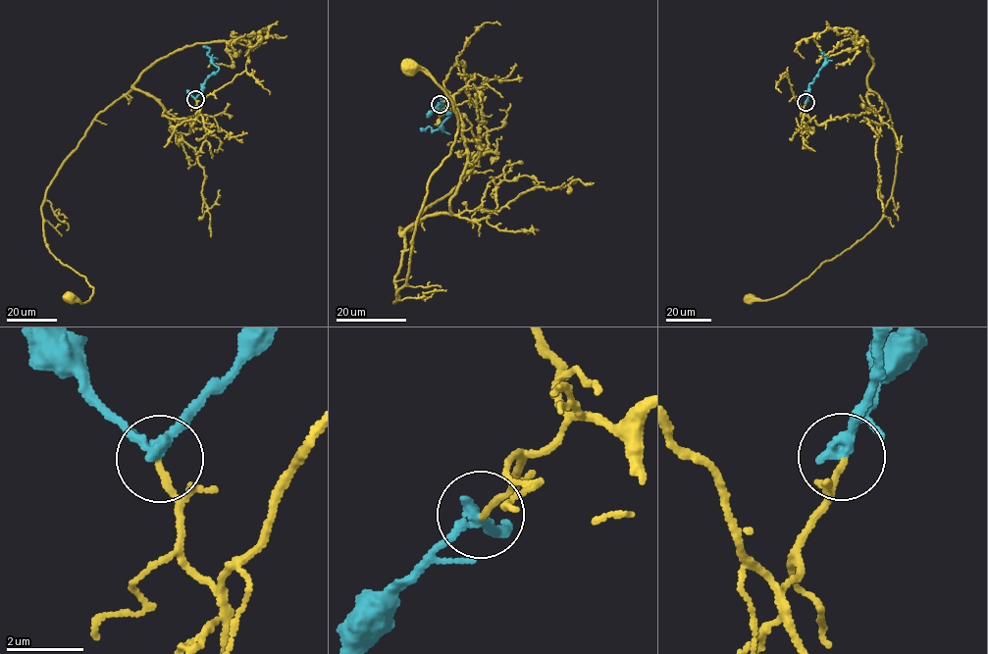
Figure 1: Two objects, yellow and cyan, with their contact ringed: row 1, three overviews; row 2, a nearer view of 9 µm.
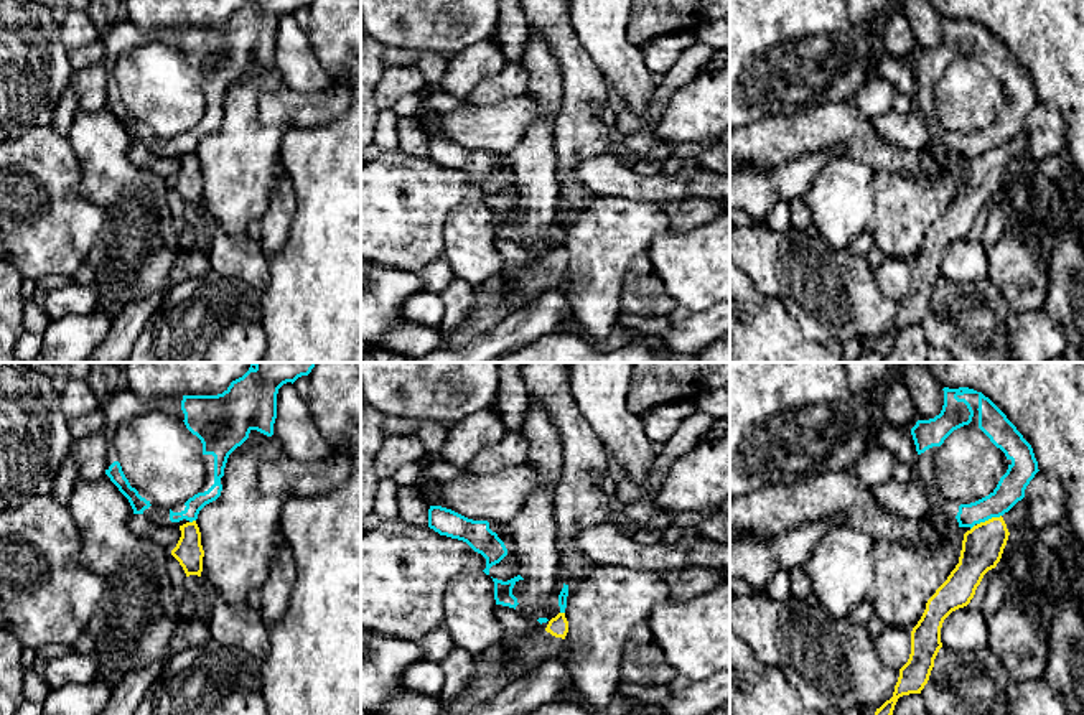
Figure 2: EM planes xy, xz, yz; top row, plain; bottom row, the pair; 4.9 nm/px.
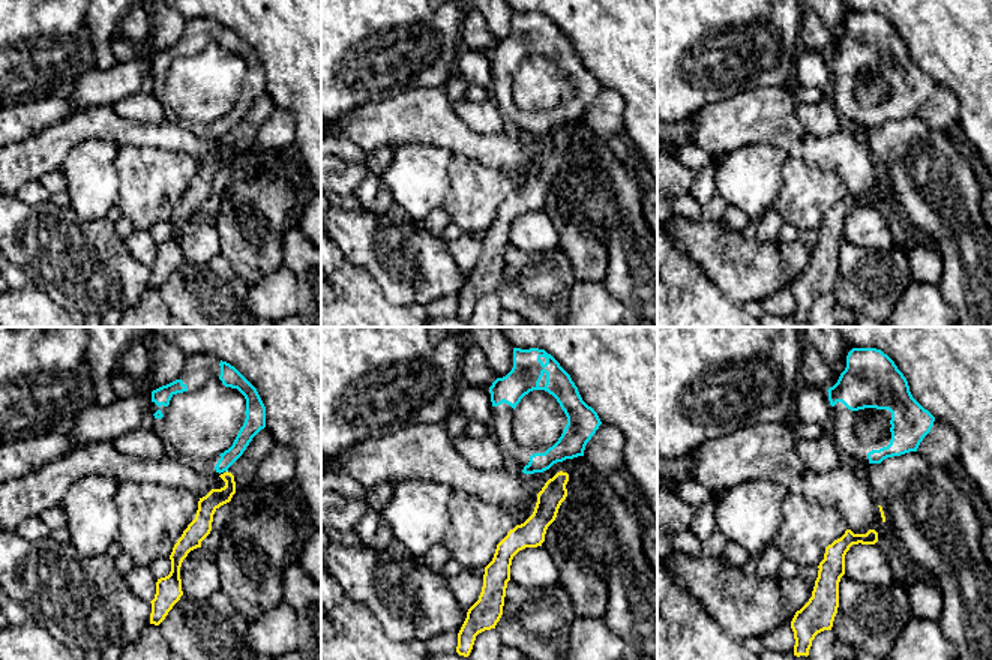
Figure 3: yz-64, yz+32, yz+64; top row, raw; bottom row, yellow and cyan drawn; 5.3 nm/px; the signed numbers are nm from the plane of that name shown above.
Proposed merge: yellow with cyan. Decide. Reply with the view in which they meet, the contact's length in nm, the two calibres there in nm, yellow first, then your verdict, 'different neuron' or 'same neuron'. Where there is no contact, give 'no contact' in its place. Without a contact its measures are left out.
meets yellow in yz; contact 130 nm long; 200 nm thick on the yellow side, 140 nm on the other; different neuron

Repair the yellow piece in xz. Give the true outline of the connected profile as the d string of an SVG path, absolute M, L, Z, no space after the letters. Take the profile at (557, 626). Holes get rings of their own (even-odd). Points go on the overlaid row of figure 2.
M565 613L552 618L547 628L532 634L504 631L502 639L473 657L473 675L463 695L455 702L442 702L440 713L466 713L504 689L507 674L521 679L539 664L560 659L568 621Z

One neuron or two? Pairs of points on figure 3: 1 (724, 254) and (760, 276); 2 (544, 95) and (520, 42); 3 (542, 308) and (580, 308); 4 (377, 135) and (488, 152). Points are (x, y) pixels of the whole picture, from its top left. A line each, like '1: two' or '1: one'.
1: one
2: one
3: two
4: one

